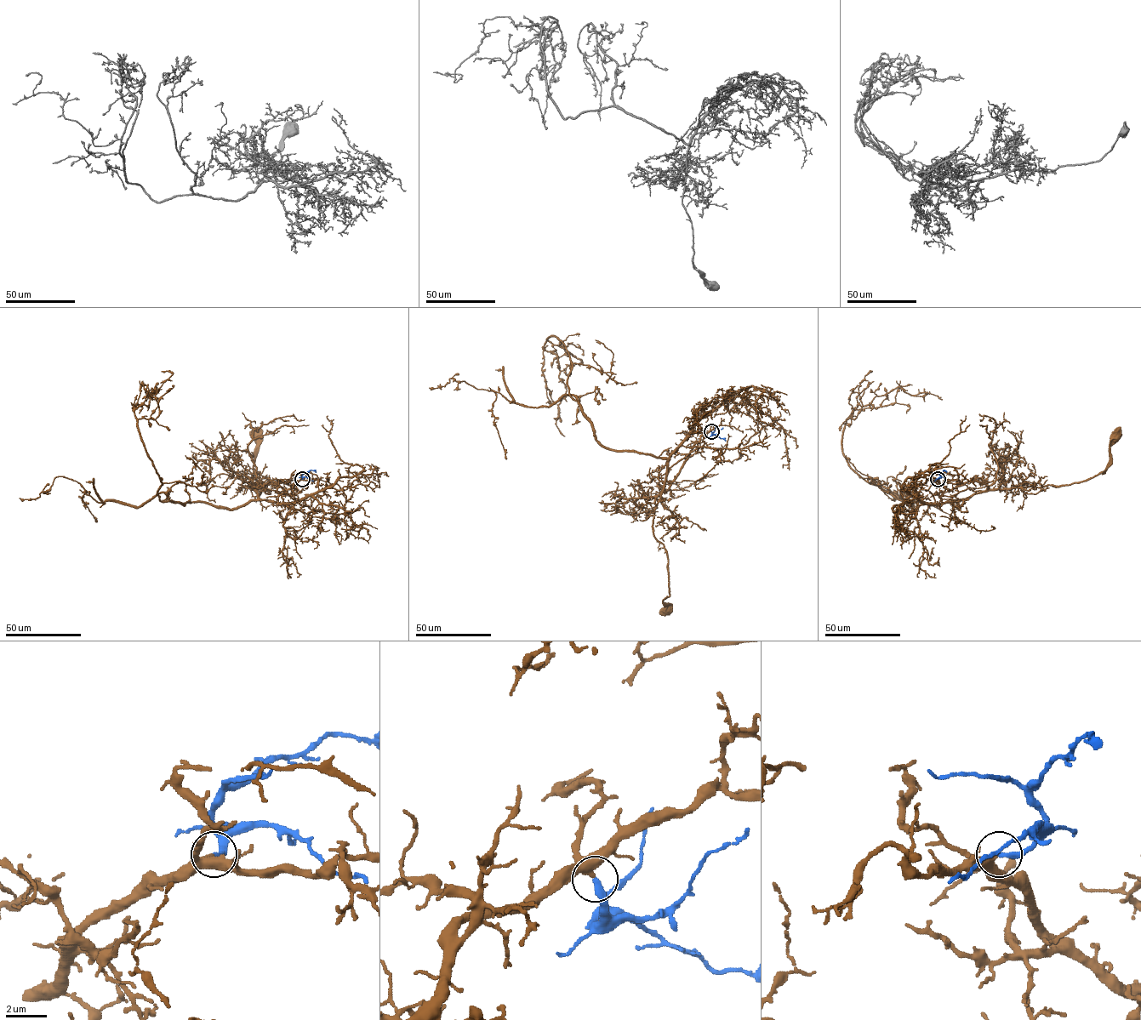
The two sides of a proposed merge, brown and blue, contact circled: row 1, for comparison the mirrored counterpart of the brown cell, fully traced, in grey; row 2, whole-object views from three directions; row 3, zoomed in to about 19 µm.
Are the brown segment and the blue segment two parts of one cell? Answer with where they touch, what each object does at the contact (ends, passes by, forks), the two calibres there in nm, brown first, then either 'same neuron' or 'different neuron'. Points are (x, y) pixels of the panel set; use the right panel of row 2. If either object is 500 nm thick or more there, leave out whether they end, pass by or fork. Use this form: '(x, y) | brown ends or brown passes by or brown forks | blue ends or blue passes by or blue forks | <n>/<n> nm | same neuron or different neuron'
(938, 479) | brown passes by | blue ends | 320/280 nm | same neuron

